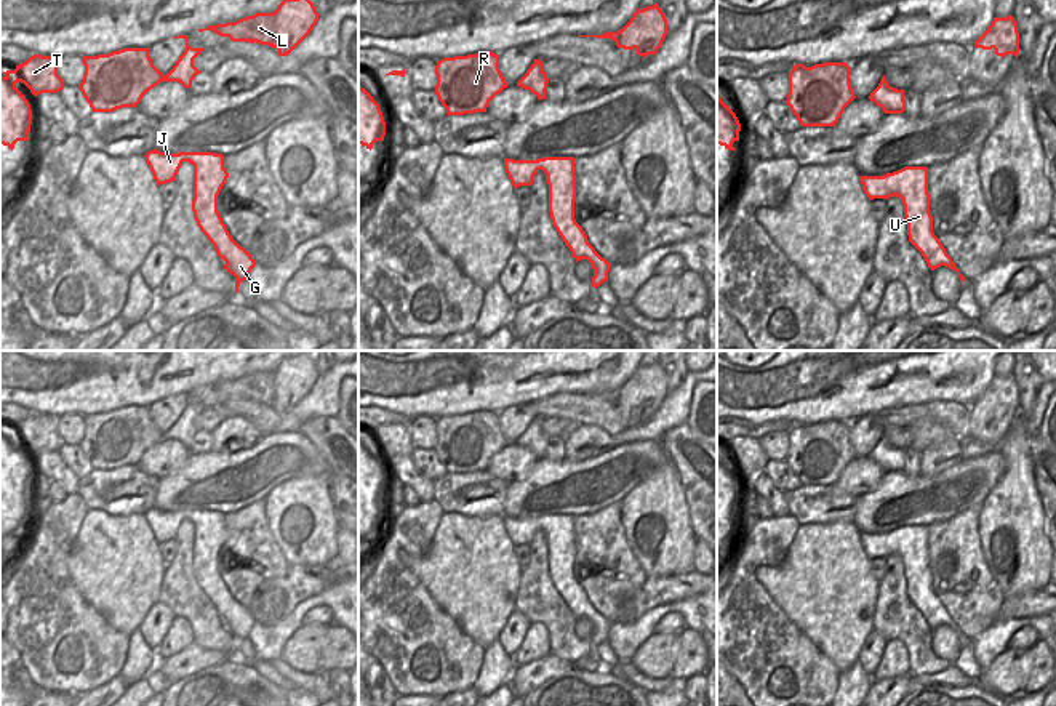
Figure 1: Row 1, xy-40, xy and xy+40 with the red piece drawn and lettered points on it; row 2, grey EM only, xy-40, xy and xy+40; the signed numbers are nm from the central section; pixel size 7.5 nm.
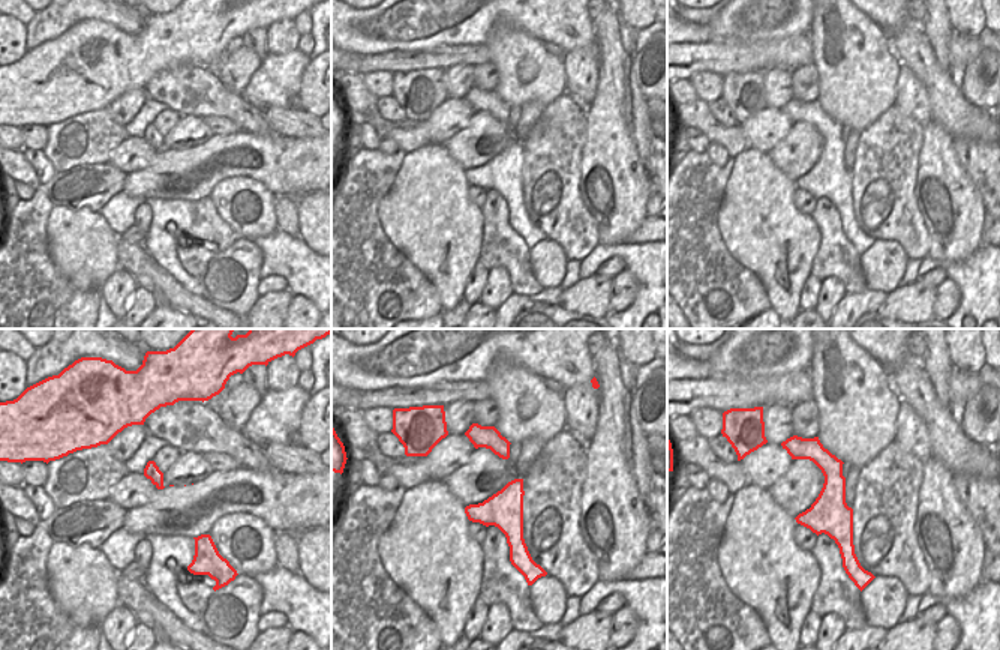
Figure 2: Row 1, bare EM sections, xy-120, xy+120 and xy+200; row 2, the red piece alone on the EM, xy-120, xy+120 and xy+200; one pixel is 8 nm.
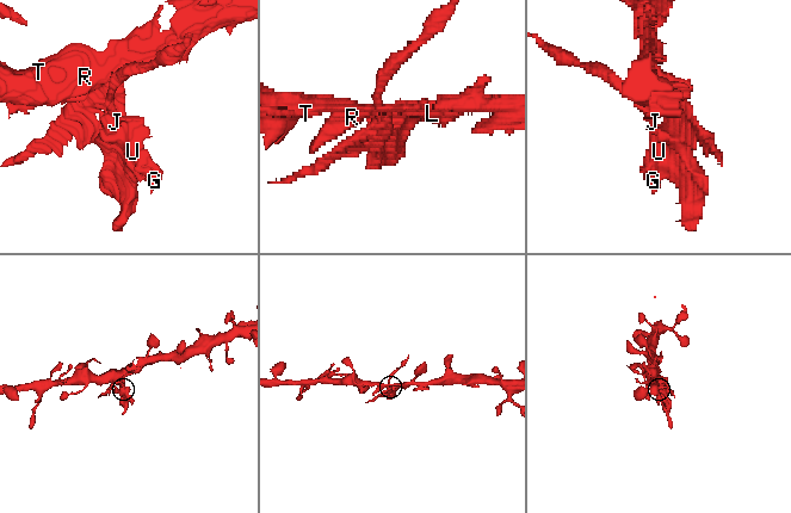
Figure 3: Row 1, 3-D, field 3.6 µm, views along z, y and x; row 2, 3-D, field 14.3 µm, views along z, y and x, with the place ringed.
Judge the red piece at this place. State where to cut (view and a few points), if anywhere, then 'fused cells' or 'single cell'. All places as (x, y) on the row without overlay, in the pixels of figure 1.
cut in xy along (546, 441), (533, 441), (522, 445); fused cells

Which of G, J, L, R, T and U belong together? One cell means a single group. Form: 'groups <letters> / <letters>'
groups G J U / L R T

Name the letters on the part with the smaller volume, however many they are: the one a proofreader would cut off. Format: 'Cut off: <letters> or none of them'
Cut off: G, J, U

